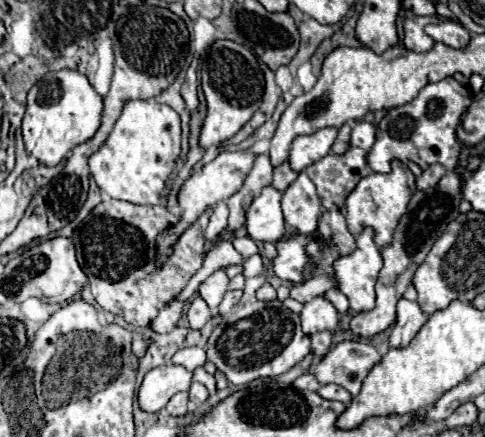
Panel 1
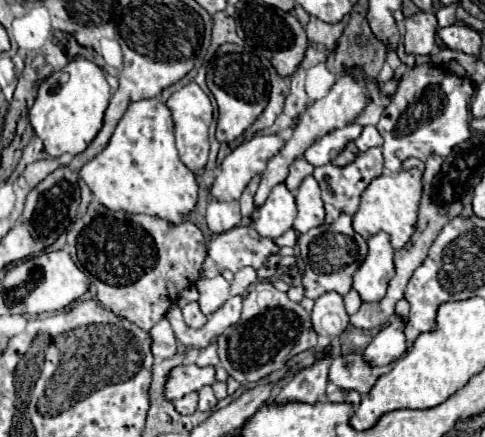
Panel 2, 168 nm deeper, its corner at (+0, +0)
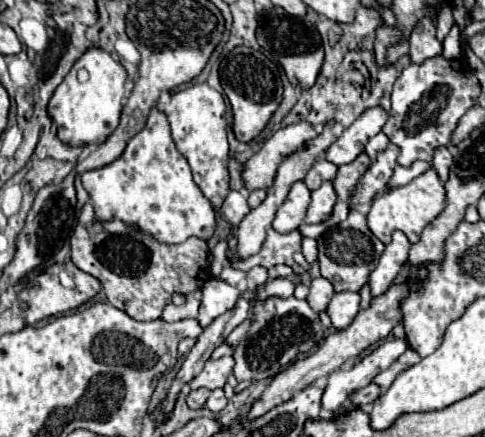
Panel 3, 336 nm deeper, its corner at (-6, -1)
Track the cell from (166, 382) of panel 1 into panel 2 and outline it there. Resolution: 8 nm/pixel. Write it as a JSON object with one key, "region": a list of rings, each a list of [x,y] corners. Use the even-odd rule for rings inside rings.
{"region":[[[198,365],[174,367],[166,383],[166,399],[176,401],[186,393],[200,391],[204,385],[214,385],[214,383],[216,383],[214,367],[198,367]]]}

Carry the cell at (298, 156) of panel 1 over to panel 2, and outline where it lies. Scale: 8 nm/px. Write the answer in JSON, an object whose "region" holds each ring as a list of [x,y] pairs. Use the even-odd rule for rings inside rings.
{"region":[[[348,123],[342,129],[336,129],[328,135],[324,135],[322,139],[318,139],[304,155],[304,159],[312,165],[328,165],[336,159],[336,155],[350,143],[354,141],[360,133],[362,133],[362,125],[358,123]]]}

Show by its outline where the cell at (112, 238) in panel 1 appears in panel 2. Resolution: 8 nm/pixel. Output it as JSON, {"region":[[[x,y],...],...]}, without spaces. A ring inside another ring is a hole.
{"region":[[[92,201],[86,213],[70,227],[66,251],[76,267],[96,285],[98,301],[106,309],[148,331],[178,301],[180,291],[198,281],[206,243],[192,221],[170,225],[160,217],[110,211]]]}

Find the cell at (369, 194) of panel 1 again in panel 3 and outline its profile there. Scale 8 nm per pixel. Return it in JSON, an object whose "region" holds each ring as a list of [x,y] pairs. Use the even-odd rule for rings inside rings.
{"region":[[[430,168],[422,176],[414,178],[410,184],[388,188],[384,194],[376,196],[372,200],[372,208],[368,212],[368,228],[384,244],[390,242],[390,236],[394,230],[402,230],[406,234],[406,238],[412,244],[416,244],[420,240],[422,230],[442,212],[442,206],[444,206],[444,186],[442,186],[438,174]]]}

